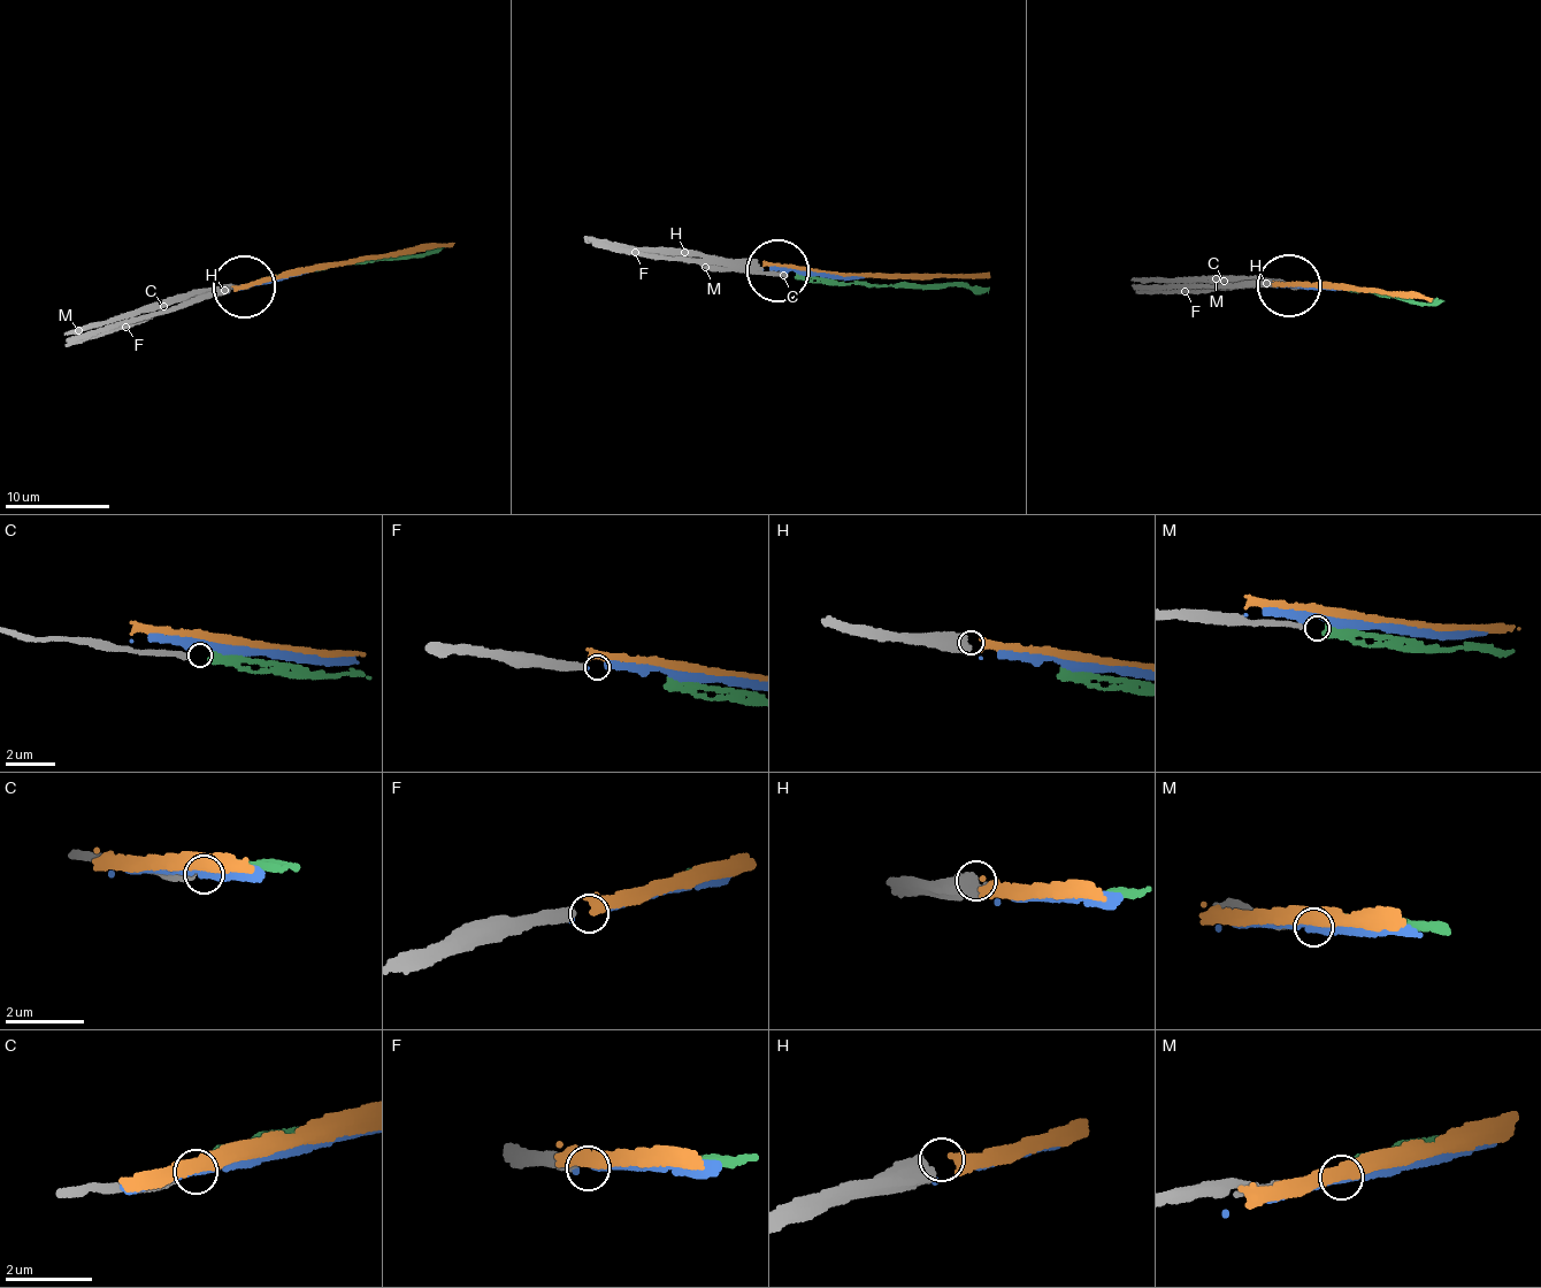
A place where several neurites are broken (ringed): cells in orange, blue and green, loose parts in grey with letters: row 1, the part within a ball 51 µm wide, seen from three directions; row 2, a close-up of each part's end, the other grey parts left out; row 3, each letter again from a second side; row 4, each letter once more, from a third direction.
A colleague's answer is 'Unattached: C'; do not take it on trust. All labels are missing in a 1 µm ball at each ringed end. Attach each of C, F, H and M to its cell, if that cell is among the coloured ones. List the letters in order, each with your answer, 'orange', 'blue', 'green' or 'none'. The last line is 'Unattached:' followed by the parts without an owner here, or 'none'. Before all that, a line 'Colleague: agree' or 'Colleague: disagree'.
Colleague: agree
C: none
F: blue
H: orange
M: green
Unattached: C

